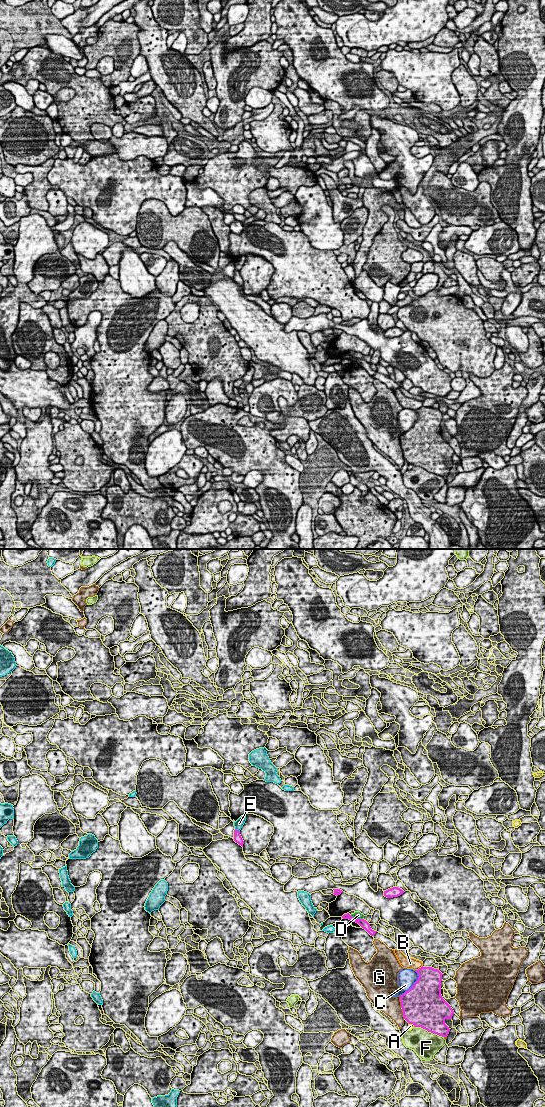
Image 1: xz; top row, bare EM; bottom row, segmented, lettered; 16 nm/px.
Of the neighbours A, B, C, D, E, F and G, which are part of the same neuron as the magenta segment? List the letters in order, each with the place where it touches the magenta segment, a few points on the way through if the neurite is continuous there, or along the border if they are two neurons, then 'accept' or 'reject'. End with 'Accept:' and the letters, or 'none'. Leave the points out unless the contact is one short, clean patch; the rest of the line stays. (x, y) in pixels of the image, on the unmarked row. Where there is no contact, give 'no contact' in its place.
A: contact xz (412, 463); reject
B: contact xz (419, 408); reject
C: contact xz (414, 423); reject
D: contact xz (356, 358); border xz (350, 355), (362, 359); reject
E: contact xz (237, 270); reject
F: contact xz (429, 471); reject
G: contact xz (400, 441); reject
Accept: none

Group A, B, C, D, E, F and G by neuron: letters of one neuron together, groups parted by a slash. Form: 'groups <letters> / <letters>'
groups A / B / C / D E / F / G

